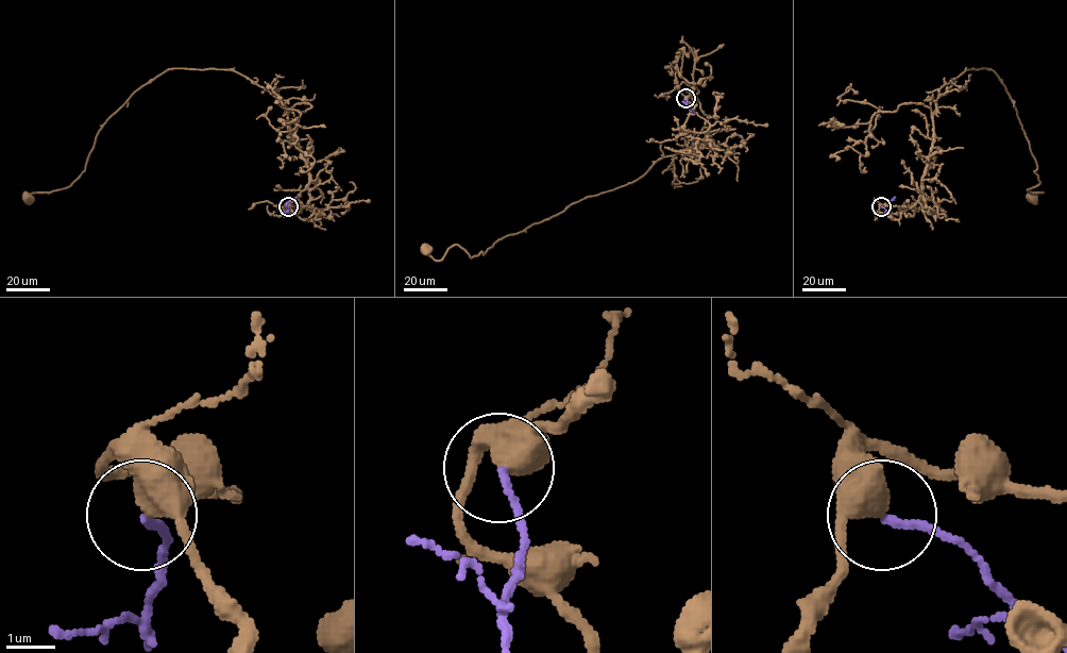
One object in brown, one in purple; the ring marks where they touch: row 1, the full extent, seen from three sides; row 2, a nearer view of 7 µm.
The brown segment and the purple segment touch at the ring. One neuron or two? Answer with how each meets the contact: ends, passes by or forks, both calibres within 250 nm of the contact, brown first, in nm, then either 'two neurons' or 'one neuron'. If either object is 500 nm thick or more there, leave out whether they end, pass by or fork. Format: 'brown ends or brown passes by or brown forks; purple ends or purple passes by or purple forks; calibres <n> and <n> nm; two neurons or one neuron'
brown passes by; purple ends; calibres 420 and 130 nm; two neurons

